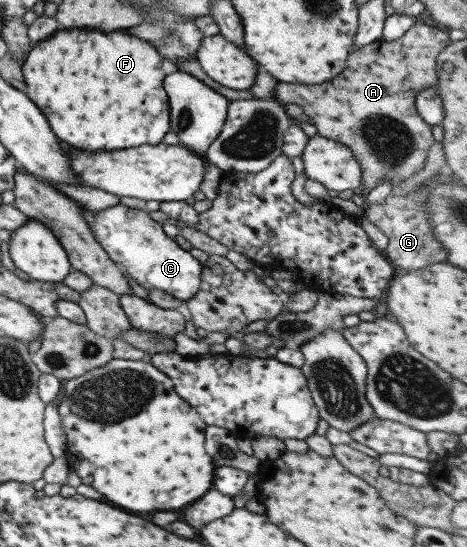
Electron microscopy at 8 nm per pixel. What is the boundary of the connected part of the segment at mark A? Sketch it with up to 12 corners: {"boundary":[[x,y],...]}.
{"boundary":[[418,21],[349,53],[317,85],[278,83],[319,136],[348,146],[364,196],[424,167],[415,97],[445,28]]}

